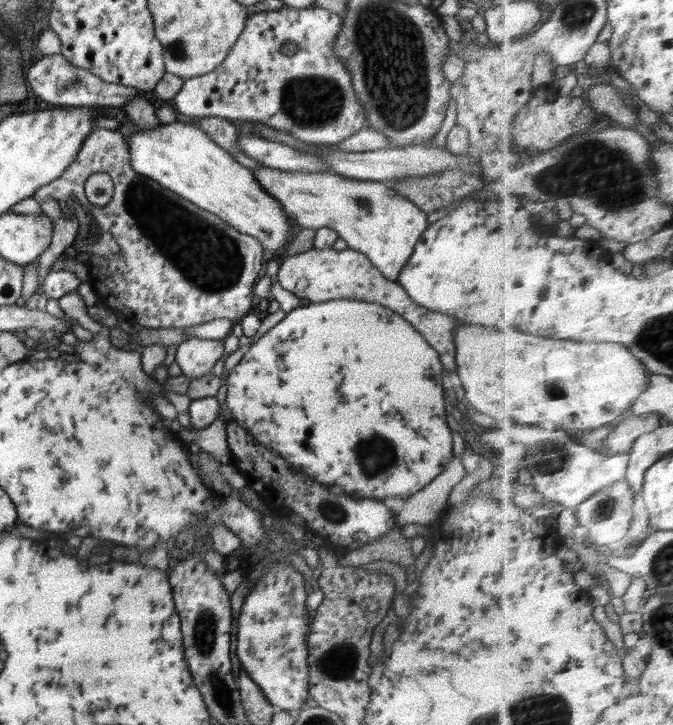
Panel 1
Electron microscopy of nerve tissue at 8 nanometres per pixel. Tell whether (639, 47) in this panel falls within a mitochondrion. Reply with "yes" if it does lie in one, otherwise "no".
no

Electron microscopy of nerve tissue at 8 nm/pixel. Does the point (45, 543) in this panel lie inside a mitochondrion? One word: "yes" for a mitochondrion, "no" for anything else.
no

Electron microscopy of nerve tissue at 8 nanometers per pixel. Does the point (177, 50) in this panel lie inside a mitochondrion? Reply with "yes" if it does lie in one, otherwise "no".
yes

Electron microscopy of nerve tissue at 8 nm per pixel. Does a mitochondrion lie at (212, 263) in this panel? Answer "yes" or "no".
yes

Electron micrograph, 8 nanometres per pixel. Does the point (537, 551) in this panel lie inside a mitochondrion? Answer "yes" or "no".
no

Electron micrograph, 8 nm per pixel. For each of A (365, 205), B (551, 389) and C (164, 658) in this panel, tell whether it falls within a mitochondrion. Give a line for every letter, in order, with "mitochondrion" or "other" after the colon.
A: mitochondrion
B: mitochondrion
C: other

